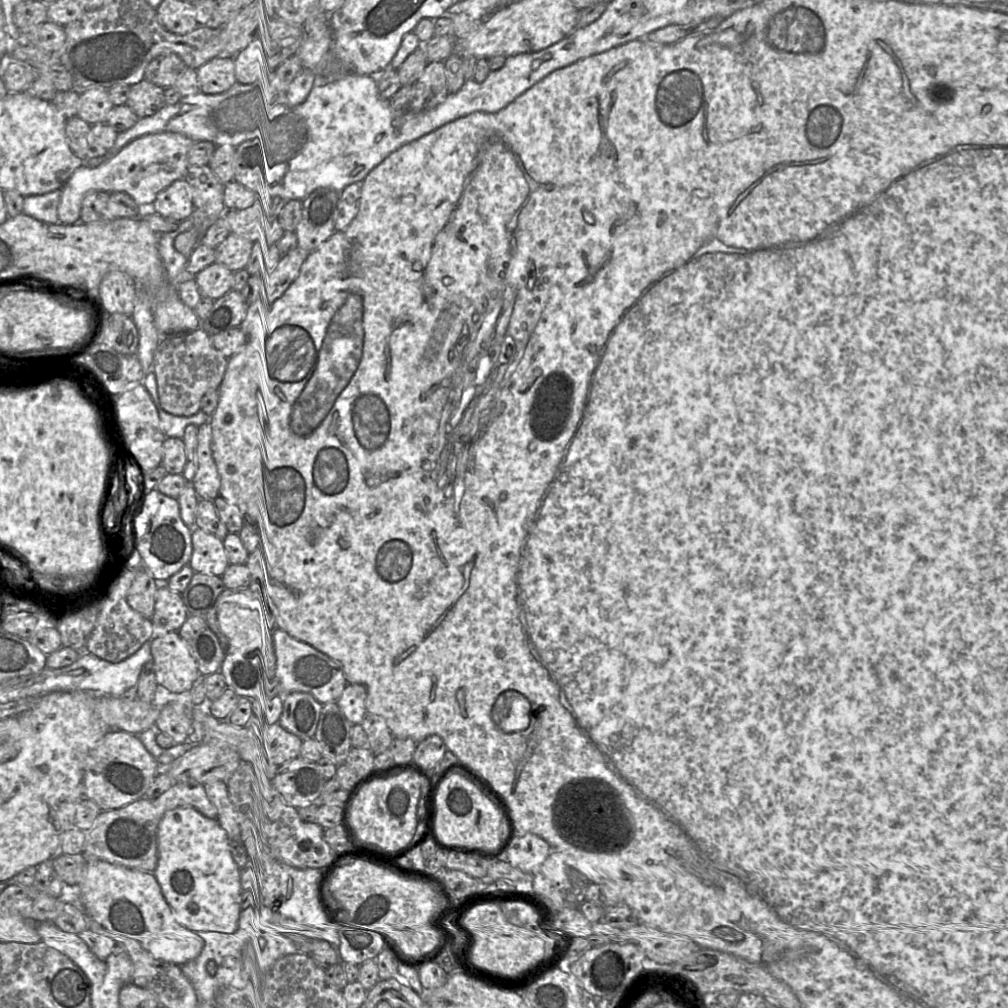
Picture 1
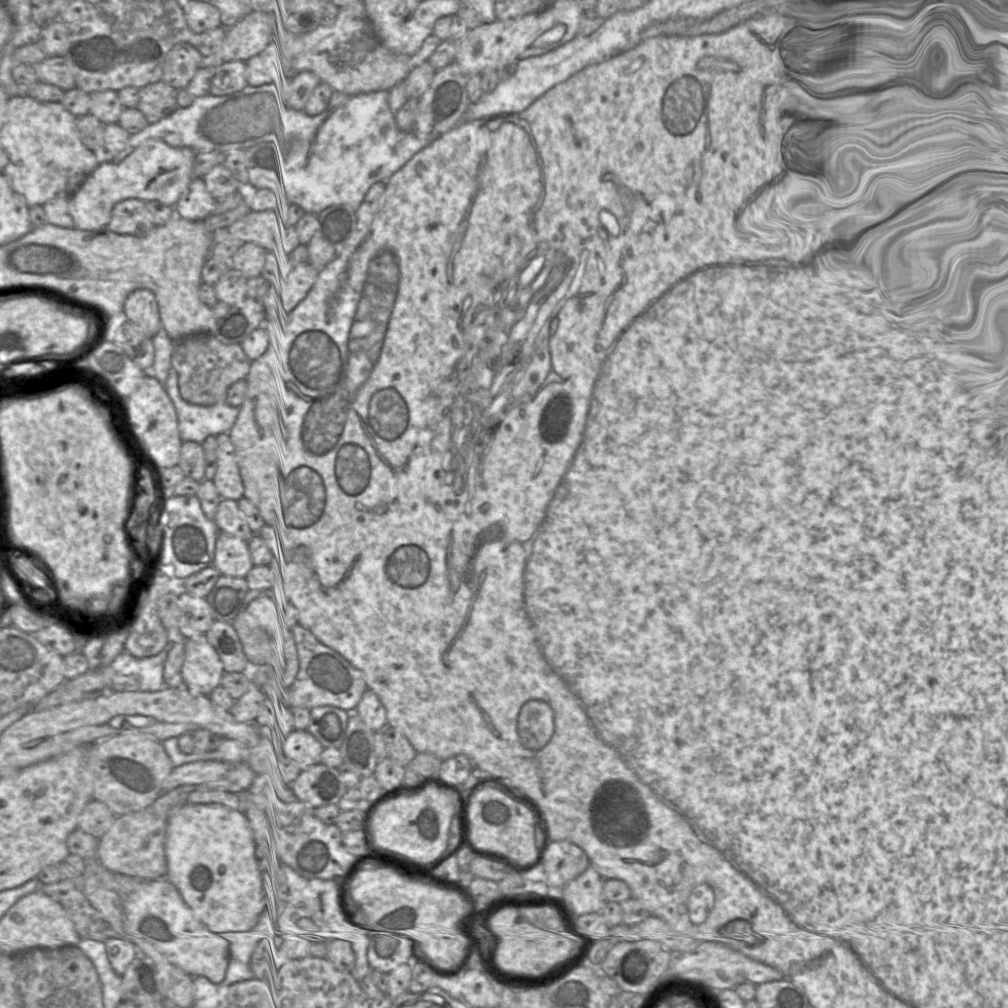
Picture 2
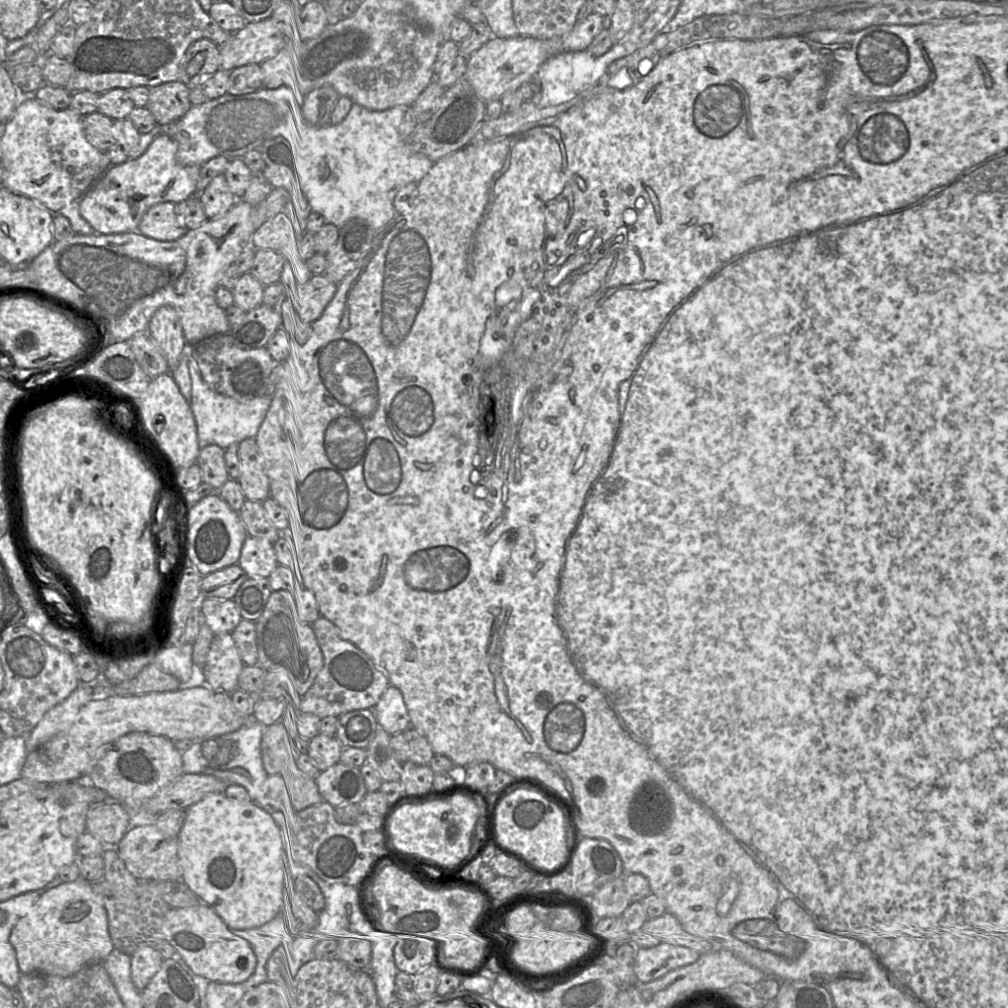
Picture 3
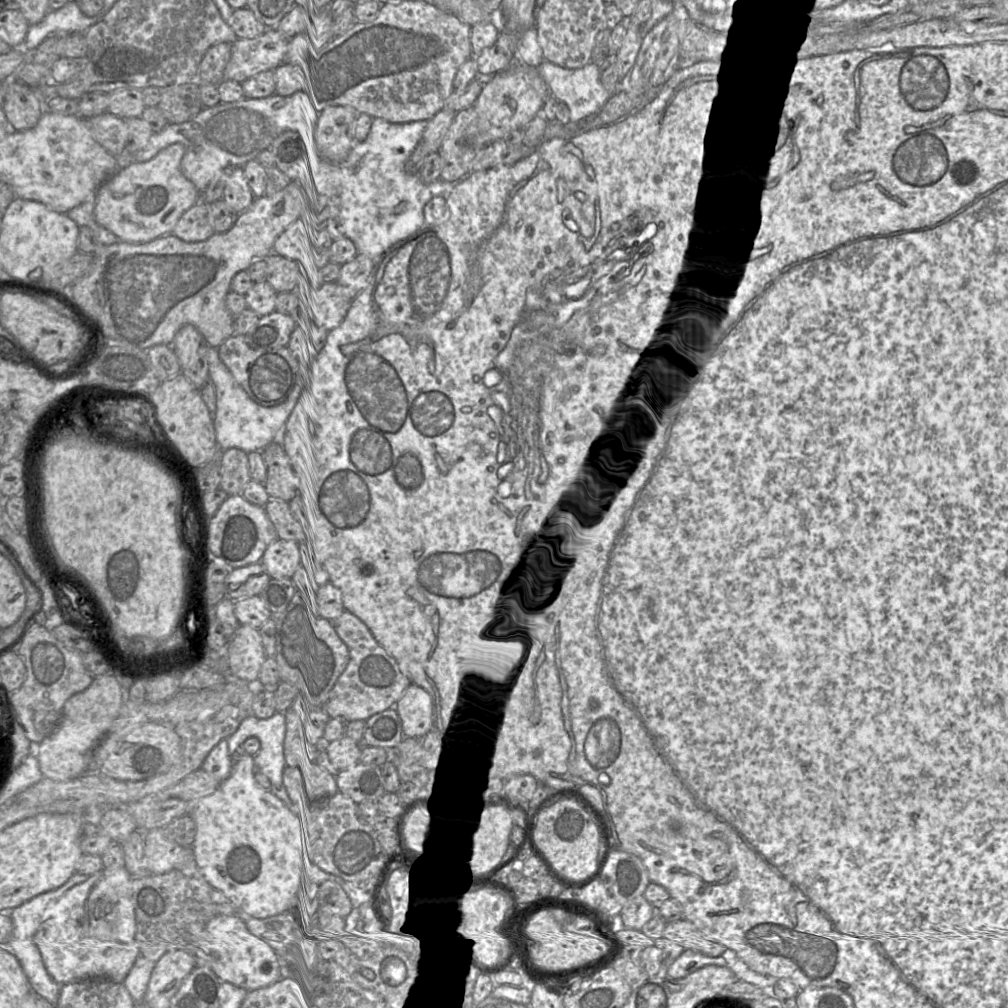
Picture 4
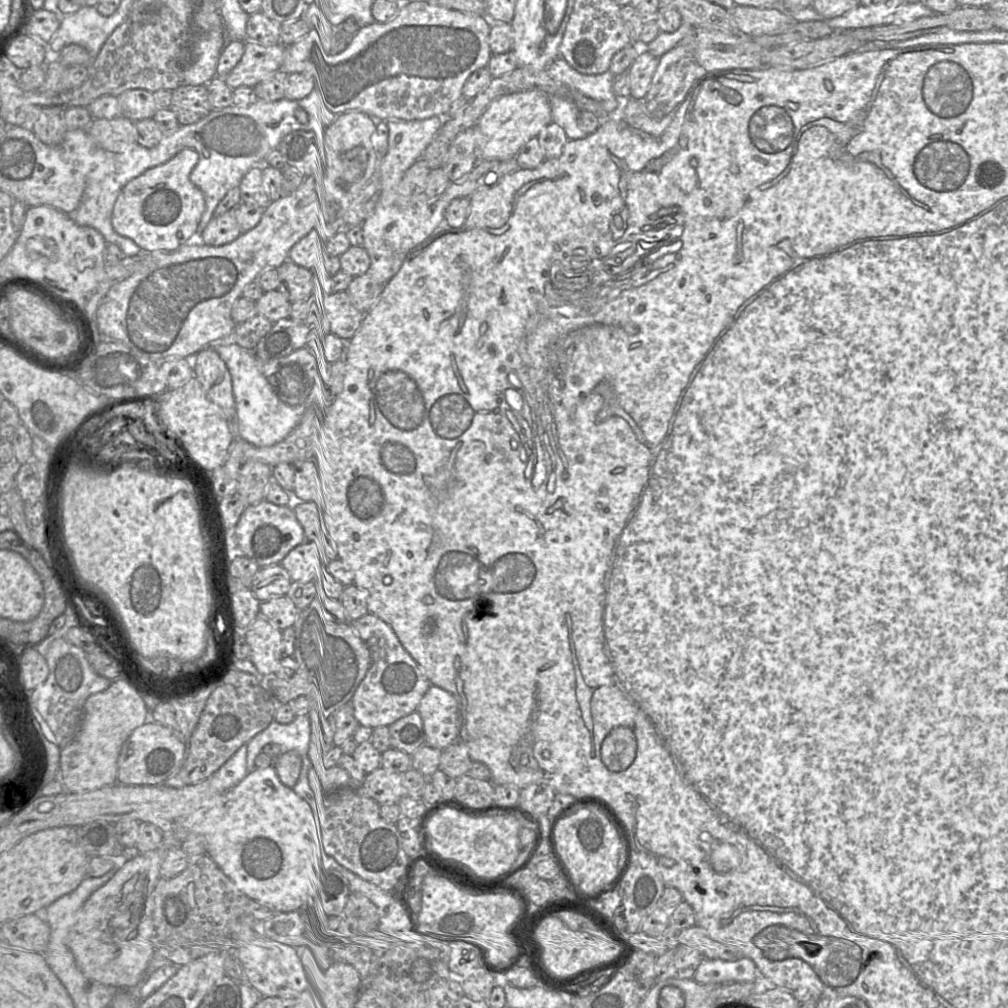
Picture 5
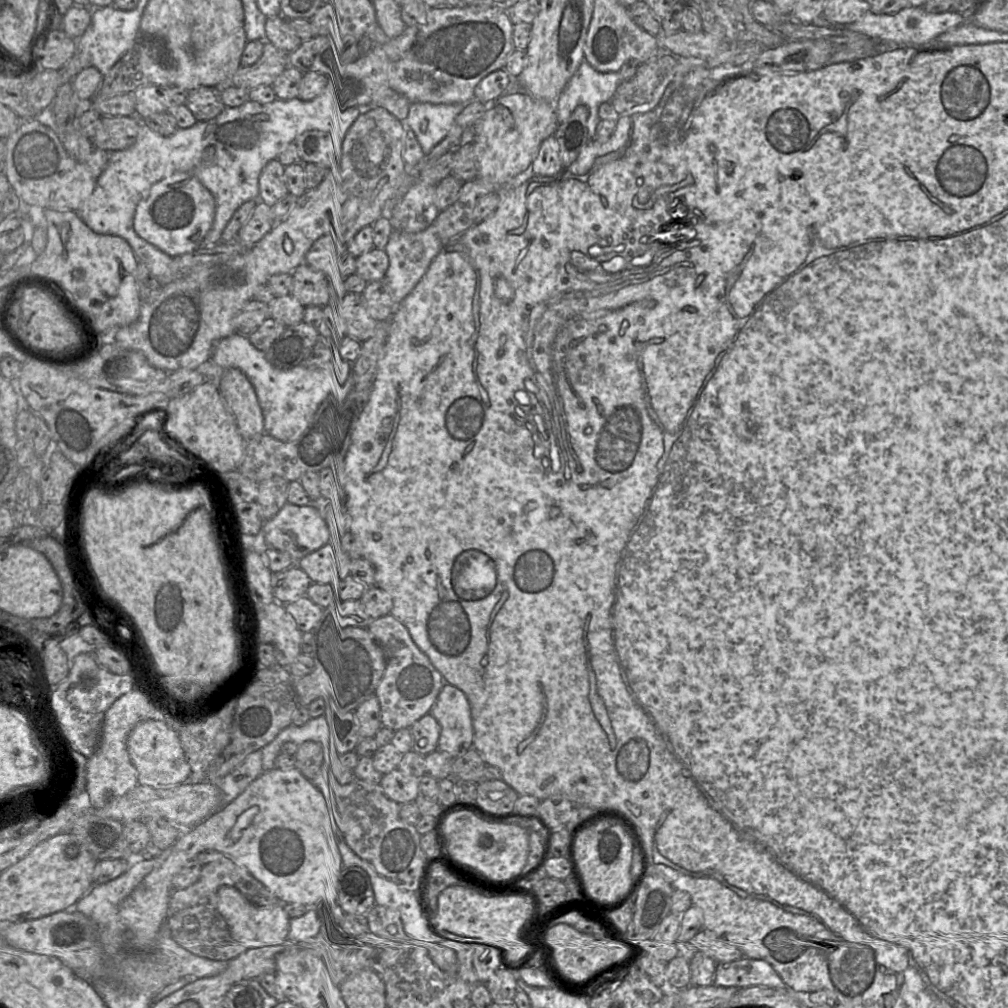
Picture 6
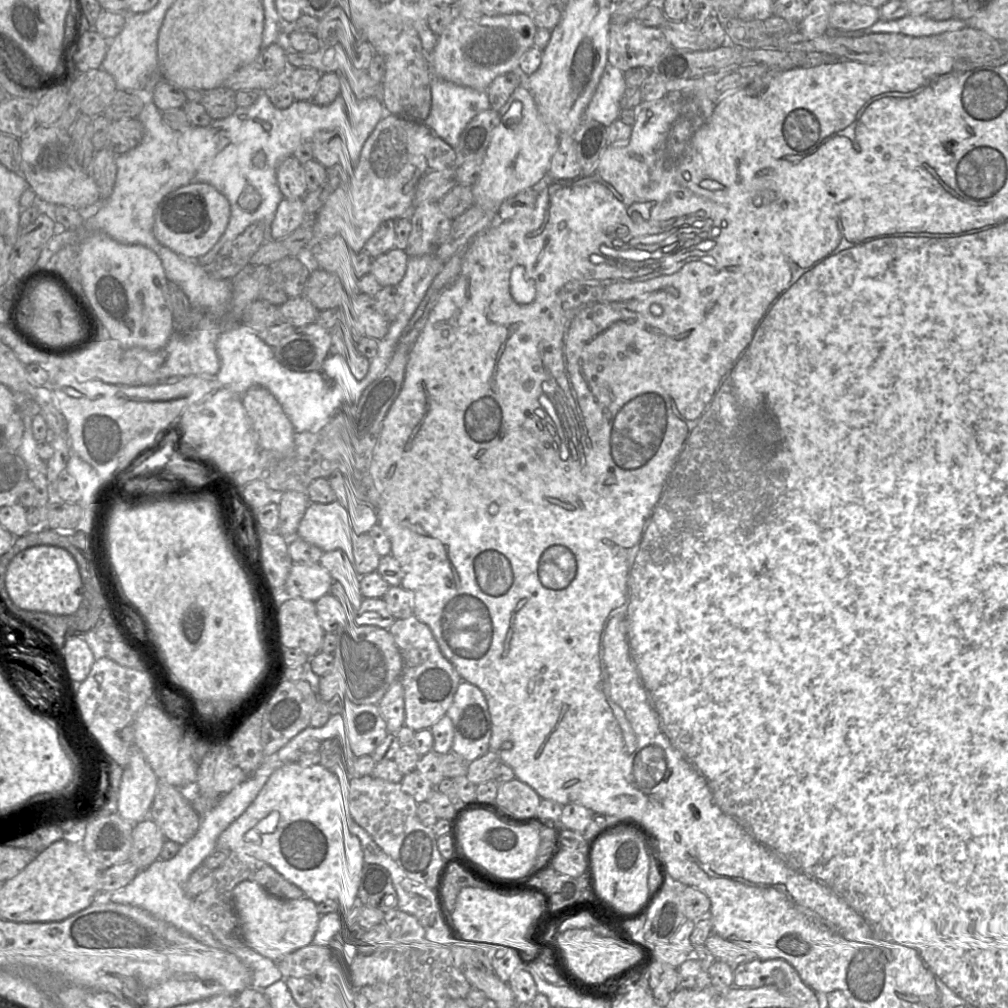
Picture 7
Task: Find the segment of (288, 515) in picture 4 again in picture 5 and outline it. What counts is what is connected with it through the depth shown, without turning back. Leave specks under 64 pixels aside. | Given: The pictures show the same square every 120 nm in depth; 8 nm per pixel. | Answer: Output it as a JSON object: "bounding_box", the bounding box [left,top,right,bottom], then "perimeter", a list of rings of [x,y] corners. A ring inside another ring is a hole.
{"bounding_box":[293,502,338,565],"perimeter":[[[302,502],[293,507],[298,522],[303,527],[305,541],[314,542],[323,557],[323,565],[332,560],[338,560],[337,550],[334,542],[329,537],[322,513],[318,505],[314,502]]]}

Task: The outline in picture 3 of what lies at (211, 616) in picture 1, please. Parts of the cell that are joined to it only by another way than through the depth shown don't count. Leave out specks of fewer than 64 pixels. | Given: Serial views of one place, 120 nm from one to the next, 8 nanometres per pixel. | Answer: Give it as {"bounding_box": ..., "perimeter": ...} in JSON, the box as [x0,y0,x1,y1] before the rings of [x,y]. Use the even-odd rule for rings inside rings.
{"bounding_box":[232,578,272,621],"perimeter":[[[247,578],[232,600],[237,604],[243,619],[256,621],[272,592],[268,578]]]}

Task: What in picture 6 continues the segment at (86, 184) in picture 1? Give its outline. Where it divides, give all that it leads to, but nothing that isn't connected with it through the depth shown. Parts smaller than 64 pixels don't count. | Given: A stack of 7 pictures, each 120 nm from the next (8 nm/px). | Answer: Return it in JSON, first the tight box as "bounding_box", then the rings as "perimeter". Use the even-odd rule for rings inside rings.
{"bounding_box":[133,172,215,257],"perimeter":[[[175,172],[155,183],[137,207],[133,219],[135,232],[162,252],[175,257],[202,245],[215,217],[212,193],[191,173]]]}

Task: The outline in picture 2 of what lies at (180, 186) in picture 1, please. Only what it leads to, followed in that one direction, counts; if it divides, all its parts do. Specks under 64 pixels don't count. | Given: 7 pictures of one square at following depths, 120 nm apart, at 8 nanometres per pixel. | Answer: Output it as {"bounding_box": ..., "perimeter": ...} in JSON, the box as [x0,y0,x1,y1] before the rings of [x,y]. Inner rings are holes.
{"bounding_box":[173,178,216,221],"perimeter":[[[193,178],[173,205],[181,218],[202,221],[214,212],[216,199],[206,189],[202,178]]]}

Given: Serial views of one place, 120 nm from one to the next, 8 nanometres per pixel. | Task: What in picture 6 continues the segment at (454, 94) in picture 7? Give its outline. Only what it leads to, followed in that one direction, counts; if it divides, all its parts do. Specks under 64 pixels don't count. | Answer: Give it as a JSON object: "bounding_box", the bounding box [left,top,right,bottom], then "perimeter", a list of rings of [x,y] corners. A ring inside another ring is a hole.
{"bounding_box":[401,103,464,153],"perimeter":[[[413,103],[410,106],[407,118],[401,120],[401,122],[415,133],[423,151],[428,153],[447,136],[463,107],[464,104]]]}

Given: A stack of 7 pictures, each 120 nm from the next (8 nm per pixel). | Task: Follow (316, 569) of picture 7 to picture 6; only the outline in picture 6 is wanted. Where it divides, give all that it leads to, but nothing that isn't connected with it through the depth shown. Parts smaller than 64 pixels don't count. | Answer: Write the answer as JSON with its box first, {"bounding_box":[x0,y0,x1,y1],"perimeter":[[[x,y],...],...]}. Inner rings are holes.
{"bounding_box":[272,566,312,604],"perimeter":[[[298,566],[272,573],[272,592],[276,601],[287,604],[306,596],[312,584],[309,576]]]}

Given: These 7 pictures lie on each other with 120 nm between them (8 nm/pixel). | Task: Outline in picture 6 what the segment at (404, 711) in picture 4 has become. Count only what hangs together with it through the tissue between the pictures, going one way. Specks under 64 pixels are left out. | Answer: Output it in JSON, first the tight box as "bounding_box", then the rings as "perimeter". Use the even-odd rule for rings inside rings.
{"bounding_box":[429,683,474,757],"perimeter":[[[445,683],[429,714],[441,728],[437,750],[457,757],[472,748],[474,732],[470,705],[460,689]]]}

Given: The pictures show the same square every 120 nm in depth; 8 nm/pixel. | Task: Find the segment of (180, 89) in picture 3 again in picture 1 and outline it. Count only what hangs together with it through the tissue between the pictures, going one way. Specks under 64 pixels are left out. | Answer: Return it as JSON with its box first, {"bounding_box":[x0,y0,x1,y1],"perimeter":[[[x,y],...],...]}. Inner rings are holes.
{"bounding_box":[126,79,165,119],"perimeter":[[[144,79],[130,86],[126,105],[139,119],[152,116],[165,106],[164,88]]]}

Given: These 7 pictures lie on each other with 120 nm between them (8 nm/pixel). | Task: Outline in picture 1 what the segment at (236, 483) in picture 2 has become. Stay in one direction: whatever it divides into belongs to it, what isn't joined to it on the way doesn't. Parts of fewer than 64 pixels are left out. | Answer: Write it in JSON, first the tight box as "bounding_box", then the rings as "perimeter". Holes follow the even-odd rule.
{"bounding_box":[182,424,220,500],"perimeter":[[[209,424],[190,425],[182,438],[188,459],[185,475],[200,500],[219,496],[220,476],[212,456],[212,431]]]}

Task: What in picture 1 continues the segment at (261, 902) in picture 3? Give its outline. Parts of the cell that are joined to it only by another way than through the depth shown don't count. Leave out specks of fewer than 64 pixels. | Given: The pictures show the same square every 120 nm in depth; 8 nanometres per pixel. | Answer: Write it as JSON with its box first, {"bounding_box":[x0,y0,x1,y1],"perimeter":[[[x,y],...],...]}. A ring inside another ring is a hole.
{"bounding_box":[153,808,242,933],"perimeter":[[[176,808],[161,818],[157,833],[157,866],[153,874],[176,920],[188,930],[233,933],[238,929],[242,911],[239,868],[230,852],[230,841],[217,819],[203,816],[193,808]]]}

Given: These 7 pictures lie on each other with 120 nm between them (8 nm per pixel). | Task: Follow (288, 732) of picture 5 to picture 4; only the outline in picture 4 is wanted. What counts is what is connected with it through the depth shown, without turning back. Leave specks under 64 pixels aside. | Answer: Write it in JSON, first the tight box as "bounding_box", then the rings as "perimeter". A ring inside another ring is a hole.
{"bounding_box":[227,713,286,793],"perimeter":[[[276,713],[270,718],[247,717],[236,732],[227,740],[232,757],[238,751],[242,755],[242,744],[248,738],[257,738],[260,749],[253,756],[256,781],[273,793],[274,787],[281,787],[283,772],[286,768],[284,759],[284,739],[286,734],[285,714]],[[272,774],[273,785],[266,777]]]}

